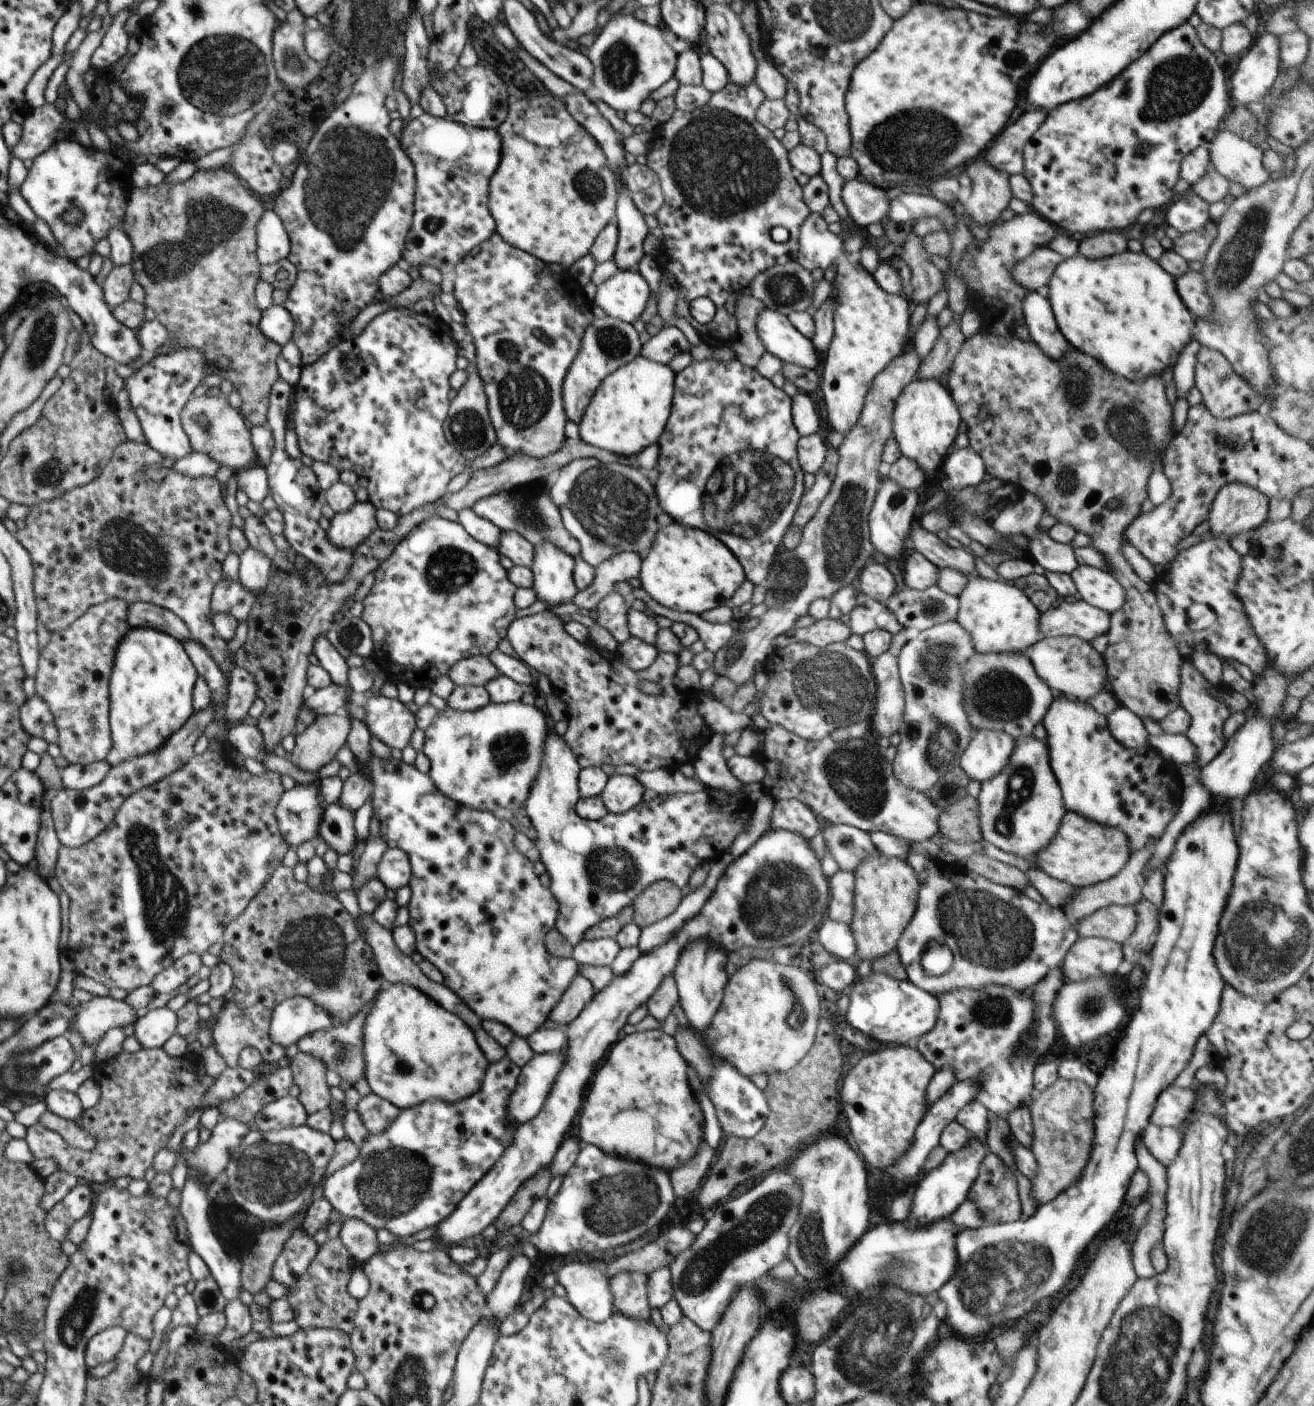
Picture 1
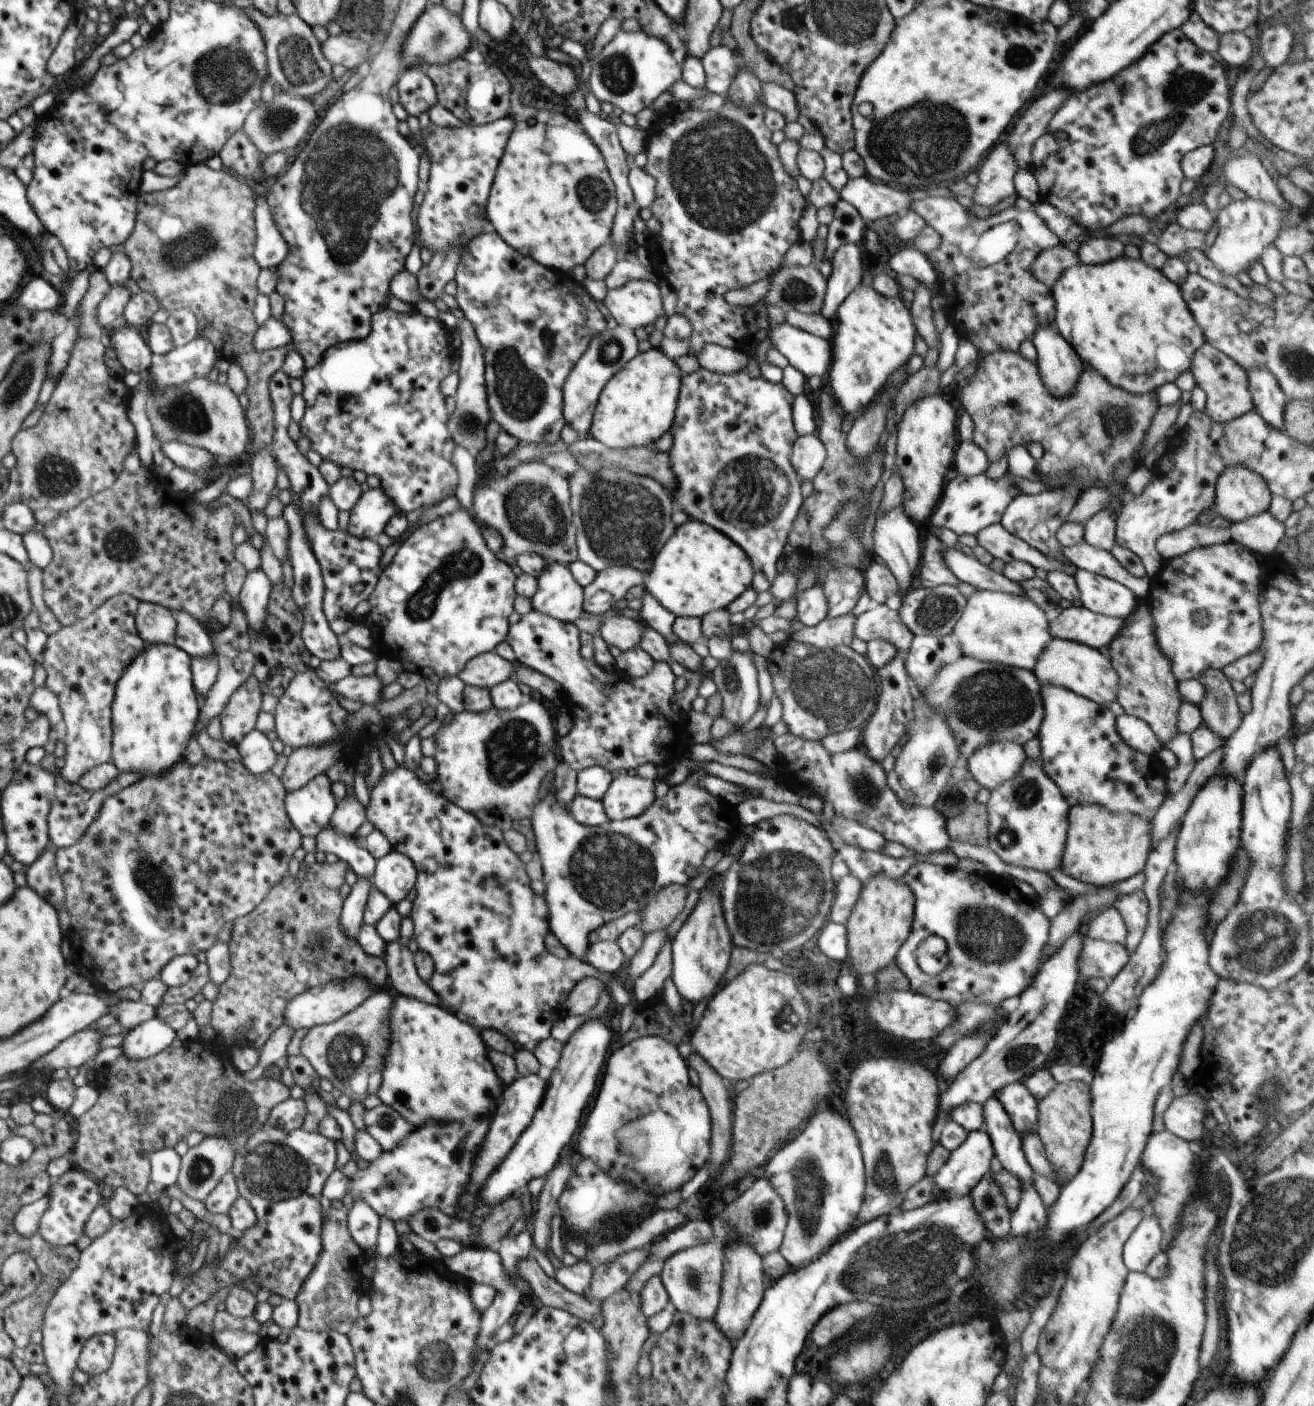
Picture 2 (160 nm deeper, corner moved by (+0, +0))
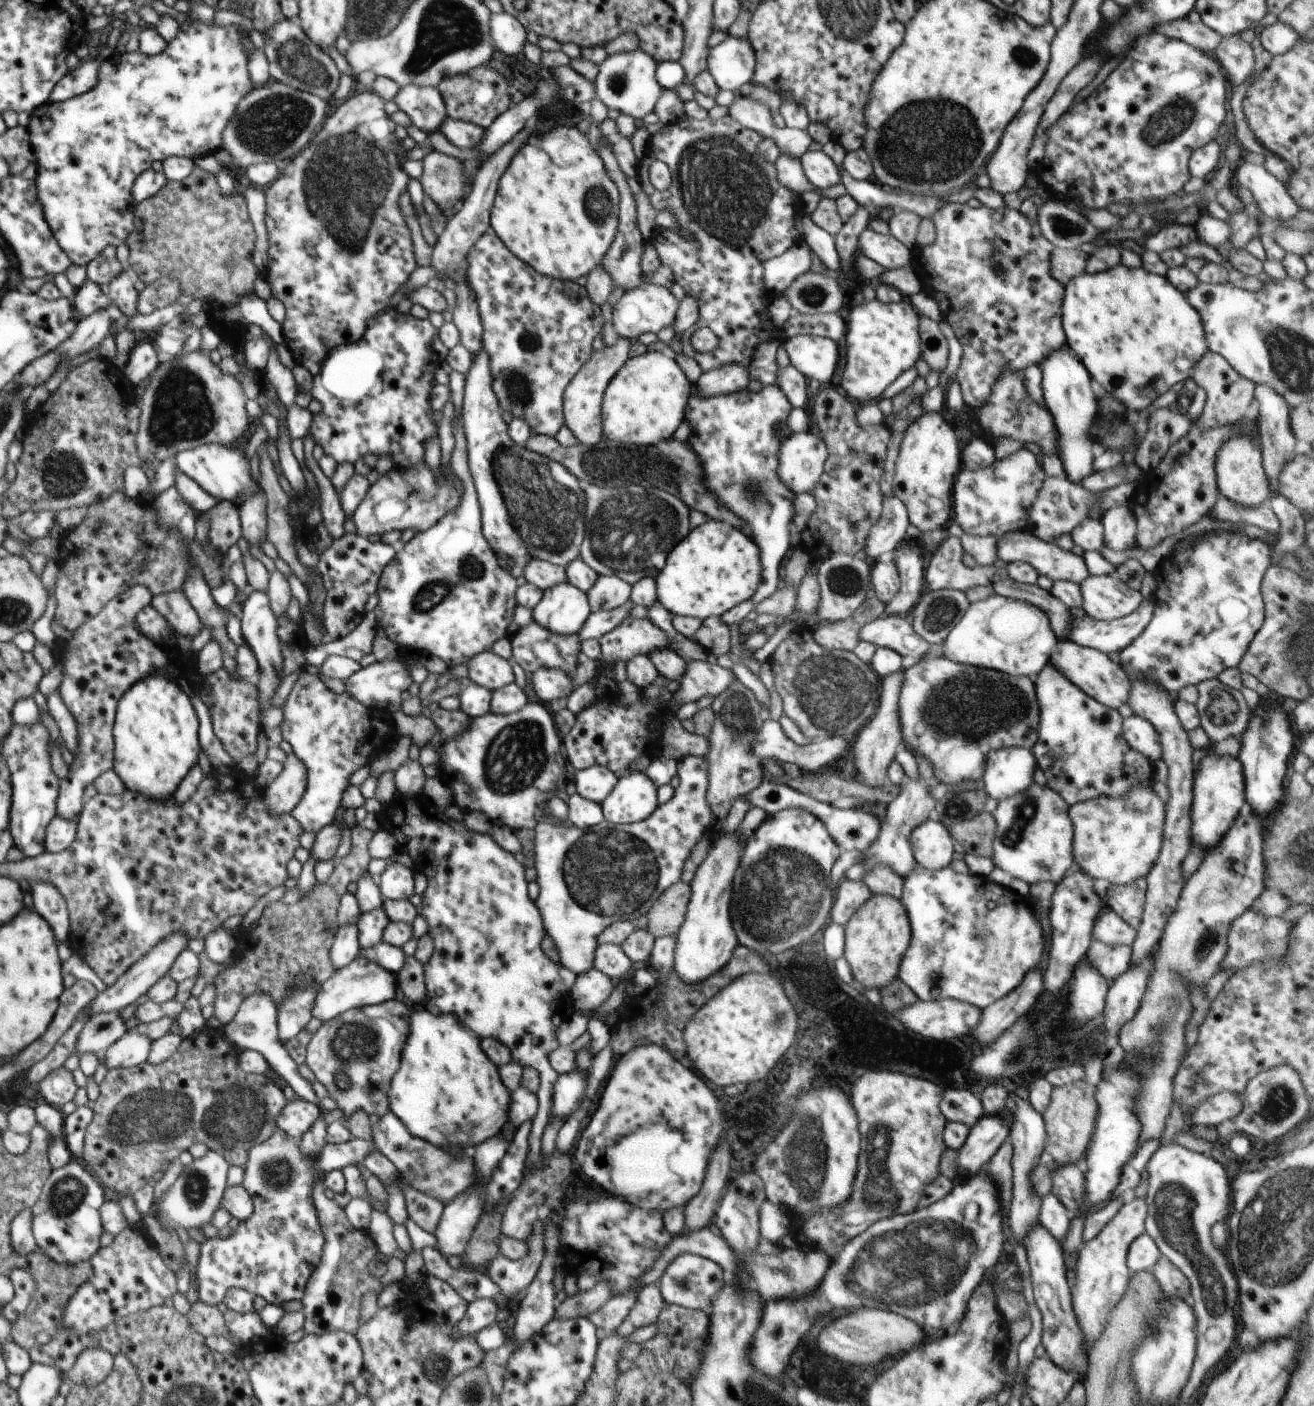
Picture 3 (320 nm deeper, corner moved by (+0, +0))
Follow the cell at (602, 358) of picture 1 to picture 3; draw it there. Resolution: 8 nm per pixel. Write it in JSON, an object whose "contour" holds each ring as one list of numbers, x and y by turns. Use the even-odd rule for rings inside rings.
{"contour":[[617,337,614,345,593,351,584,366,574,375,563,392,563,414,565,425,578,438,580,444,592,448,603,445,602,402,608,383,629,359,628,351,631,344,628,339]]}

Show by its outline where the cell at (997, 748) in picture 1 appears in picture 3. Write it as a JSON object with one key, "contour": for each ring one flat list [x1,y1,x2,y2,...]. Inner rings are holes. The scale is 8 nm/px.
{"contour":[[1008,747,987,754,983,774,988,798,1003,801,1023,793,1032,784,1037,762,1031,749]]}

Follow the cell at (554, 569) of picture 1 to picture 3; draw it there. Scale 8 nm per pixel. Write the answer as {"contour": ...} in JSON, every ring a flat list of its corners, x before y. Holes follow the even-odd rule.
{"contour":[[566,582,543,591,542,600,533,608,533,621,554,634,570,636,578,634,590,613,587,593]]}

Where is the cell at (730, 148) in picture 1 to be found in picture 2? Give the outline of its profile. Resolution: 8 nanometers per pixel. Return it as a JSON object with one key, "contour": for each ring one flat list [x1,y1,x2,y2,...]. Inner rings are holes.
{"contour":[[725,98,725,105,719,110,701,111,700,109,688,109,675,115,662,115,652,125,649,130,648,144,645,148,647,156,644,172,653,175,656,179,656,198,651,204,651,213,658,219,660,246,659,250,663,254,663,262,668,266,670,274,667,274,665,281,668,282,678,296,676,312,685,314,688,320,692,323,693,331,691,334,689,353,697,357,701,354,704,345,714,343,715,345,727,349,746,349,750,344,751,335,745,321,745,315,750,307,728,305,724,295,734,289,746,289,747,286,766,279,770,274,774,273,781,266,783,256,788,252,788,249,795,243,801,240,801,230,799,222,802,213,807,207,807,198,802,196,797,182,784,170,784,165,780,162,777,146,772,144,771,136,773,133,766,128,763,121,764,104,756,103,746,109,734,106]]}

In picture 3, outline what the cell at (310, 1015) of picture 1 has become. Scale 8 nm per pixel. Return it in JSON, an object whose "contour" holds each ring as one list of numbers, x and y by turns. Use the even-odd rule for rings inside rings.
{"contour":[[361,954,341,971,333,971,333,975,321,984,321,991,318,993,311,1014,312,1018,326,1022,339,1017,347,1010,377,1005,399,996,396,976,383,966,370,962,370,959]]}

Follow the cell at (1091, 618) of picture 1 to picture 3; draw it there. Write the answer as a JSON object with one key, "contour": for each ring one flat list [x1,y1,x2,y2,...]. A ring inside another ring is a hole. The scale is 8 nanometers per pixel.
{"contour":[[1144,599,1138,608,1124,618,1113,621,1097,621,1075,612,1073,627,1068,640,1099,650,1109,656,1117,656,1138,638,1154,616,1154,603]]}

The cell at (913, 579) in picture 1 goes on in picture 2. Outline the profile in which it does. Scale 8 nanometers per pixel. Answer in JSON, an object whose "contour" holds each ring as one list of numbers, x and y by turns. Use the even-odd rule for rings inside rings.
{"contour":[[934,533,929,534,925,546,922,547,921,561,916,576,918,586,931,589,940,585,957,587,962,583,944,560,943,554,947,548,938,536]]}

